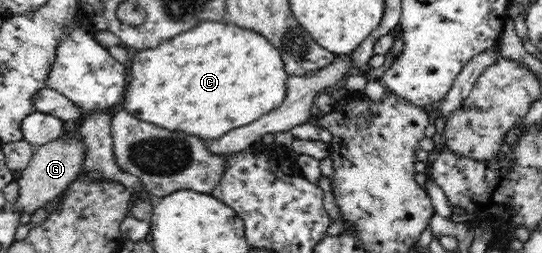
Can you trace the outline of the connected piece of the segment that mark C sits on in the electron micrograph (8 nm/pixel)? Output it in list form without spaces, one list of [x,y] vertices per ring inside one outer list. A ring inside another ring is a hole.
[[[204,20],[156,48],[142,49],[127,65],[129,78],[121,106],[128,114],[206,142],[278,108],[289,77],[278,49],[267,38],[227,20]]]

